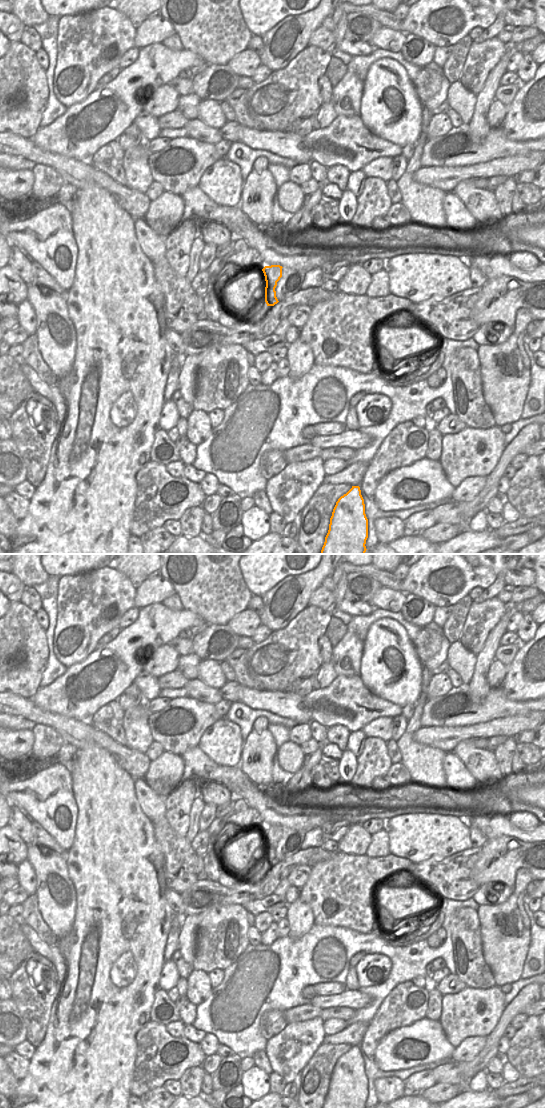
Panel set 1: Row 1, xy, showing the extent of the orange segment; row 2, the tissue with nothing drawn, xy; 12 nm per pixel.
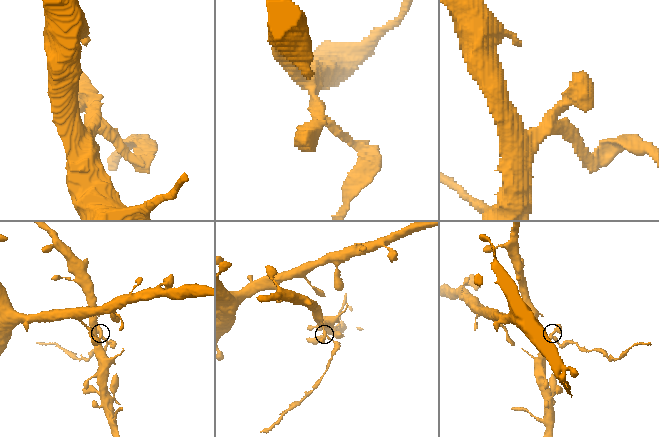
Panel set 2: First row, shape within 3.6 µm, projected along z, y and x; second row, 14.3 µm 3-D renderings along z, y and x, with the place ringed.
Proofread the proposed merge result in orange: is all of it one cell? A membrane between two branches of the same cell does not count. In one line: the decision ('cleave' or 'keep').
cleave

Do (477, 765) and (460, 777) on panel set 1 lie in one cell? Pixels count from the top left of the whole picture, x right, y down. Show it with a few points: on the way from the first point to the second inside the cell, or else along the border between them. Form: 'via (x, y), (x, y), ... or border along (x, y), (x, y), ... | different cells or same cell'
border along (454, 753), (477, 782) | different cells

